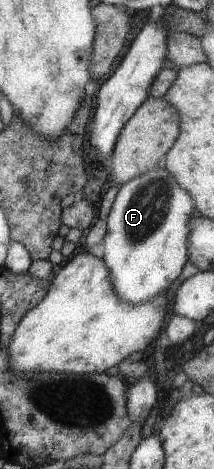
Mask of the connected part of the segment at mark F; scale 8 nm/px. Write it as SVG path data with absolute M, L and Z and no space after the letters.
M155 167L154 169L145 171L143 174L140 174L139 176L128 180L127 183L121 185L116 199L110 209L110 213L108 214L108 225L106 235L104 236L105 246L103 246L103 260L105 260L107 267L109 268L114 289L122 299L135 304L152 299L159 293L167 293L169 286L171 286L171 282L181 274L181 270L183 270L183 266L187 264L187 260L191 260L191 258L187 258L187 256L190 256L190 252L187 252L187 236L190 236L189 222L196 215L195 212L196 208L193 196L177 184L176 178L166 168Z

